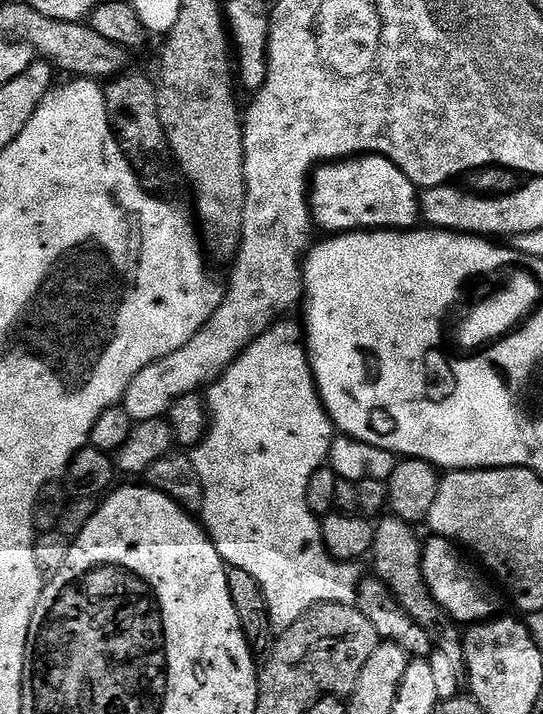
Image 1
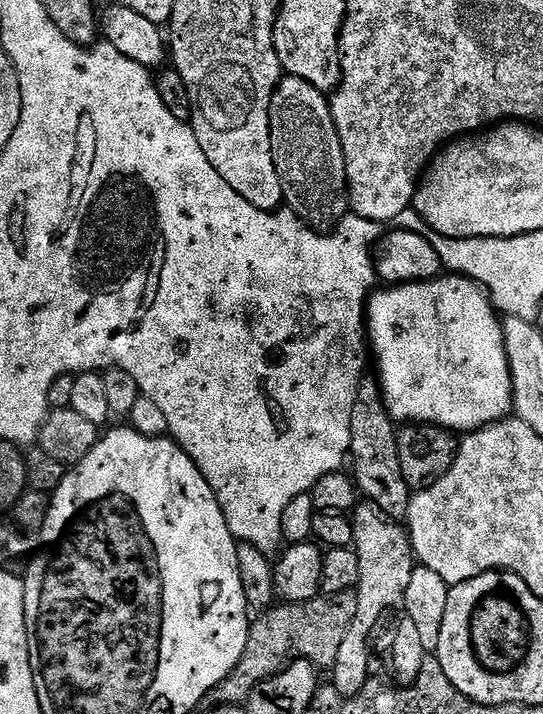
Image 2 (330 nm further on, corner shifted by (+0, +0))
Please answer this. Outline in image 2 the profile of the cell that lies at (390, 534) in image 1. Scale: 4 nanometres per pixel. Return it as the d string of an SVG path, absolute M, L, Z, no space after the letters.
M371 378L361 380L358 394L354 394L354 414L350 414L350 472L359 495L389 520L400 522L408 515L410 489L406 478L402 478L402 462L398 462L397 431L397 425L384 404L384 393L380 391L379 383Z

